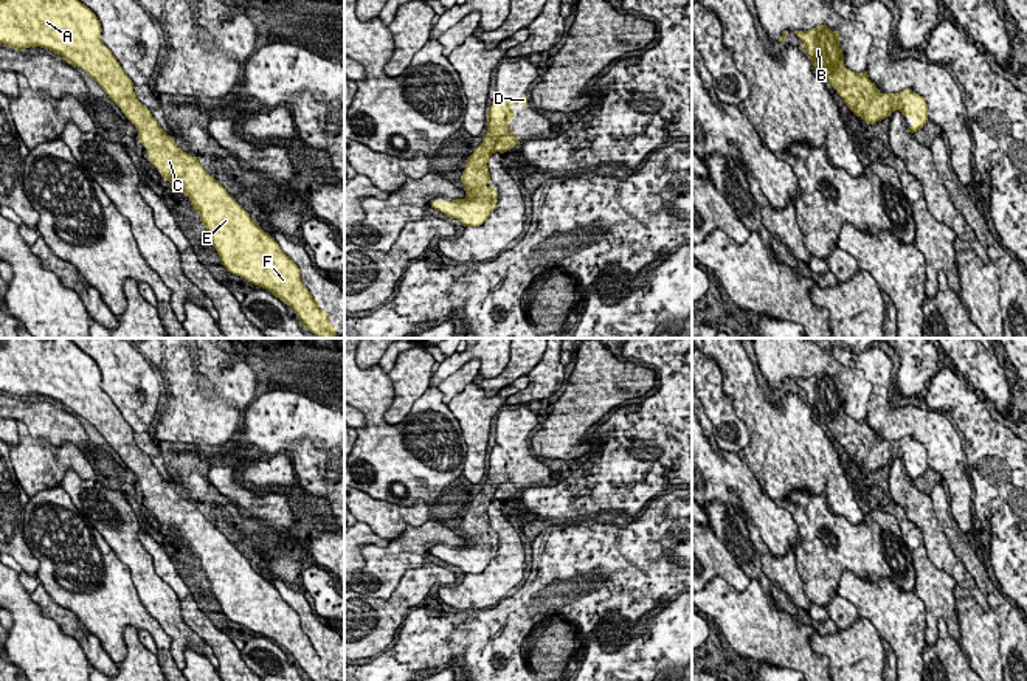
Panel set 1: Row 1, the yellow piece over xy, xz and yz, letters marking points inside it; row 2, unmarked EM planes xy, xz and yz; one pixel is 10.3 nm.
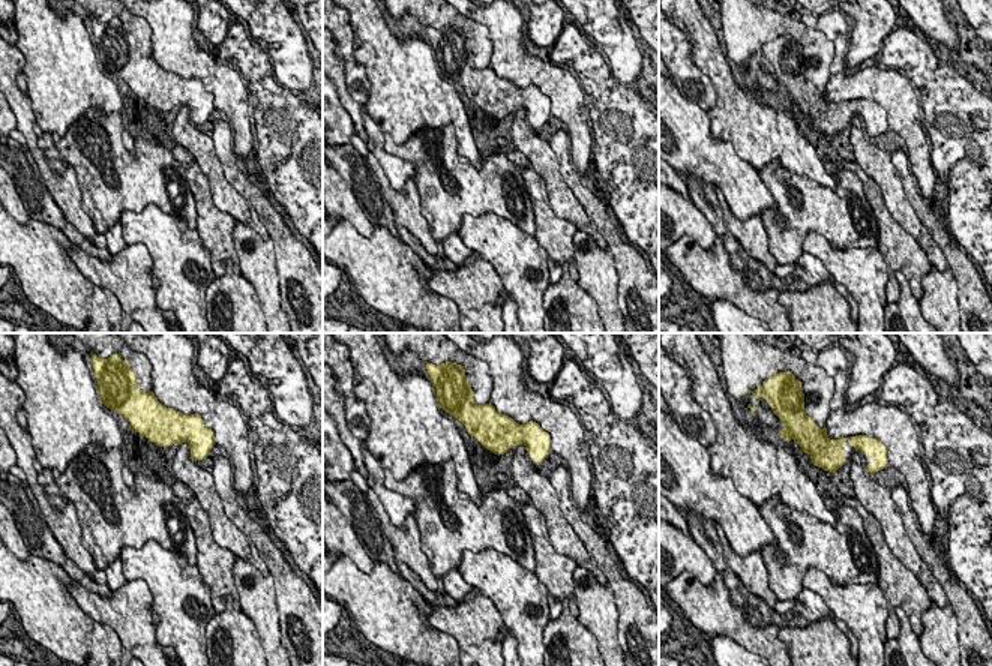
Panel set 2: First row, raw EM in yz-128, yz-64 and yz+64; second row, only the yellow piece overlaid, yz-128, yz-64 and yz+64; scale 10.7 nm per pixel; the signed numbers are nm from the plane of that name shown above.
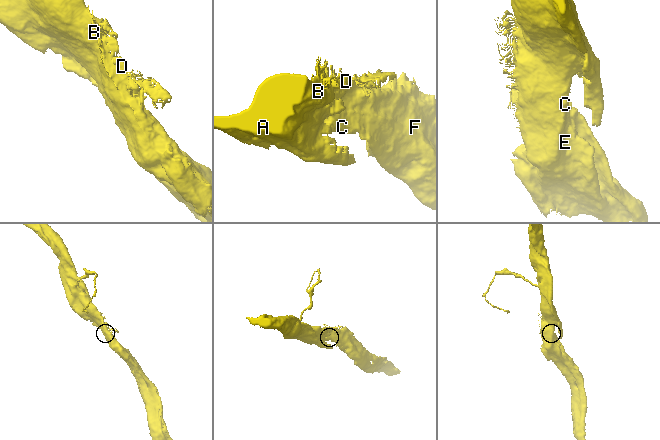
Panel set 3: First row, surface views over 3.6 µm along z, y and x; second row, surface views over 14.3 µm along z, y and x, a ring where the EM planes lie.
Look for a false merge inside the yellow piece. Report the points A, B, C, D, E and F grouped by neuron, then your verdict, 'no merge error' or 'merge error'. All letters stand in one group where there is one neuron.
A B C D E F; no merge error

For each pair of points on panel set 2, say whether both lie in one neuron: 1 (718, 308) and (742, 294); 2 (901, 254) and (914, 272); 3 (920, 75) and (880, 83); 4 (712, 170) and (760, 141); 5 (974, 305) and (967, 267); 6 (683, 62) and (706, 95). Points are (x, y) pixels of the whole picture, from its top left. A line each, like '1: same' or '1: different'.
1: different
2: same
3: different
4: different
5: same
6: same

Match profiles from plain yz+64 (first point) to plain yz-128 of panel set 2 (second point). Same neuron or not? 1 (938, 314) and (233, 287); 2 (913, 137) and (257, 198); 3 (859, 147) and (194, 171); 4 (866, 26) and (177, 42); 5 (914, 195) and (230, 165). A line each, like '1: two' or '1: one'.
1: two
2: two
3: two
4: two
5: one

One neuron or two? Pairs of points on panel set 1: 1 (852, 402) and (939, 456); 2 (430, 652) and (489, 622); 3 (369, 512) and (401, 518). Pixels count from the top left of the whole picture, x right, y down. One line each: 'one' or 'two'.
1: two
2: one
3: one

